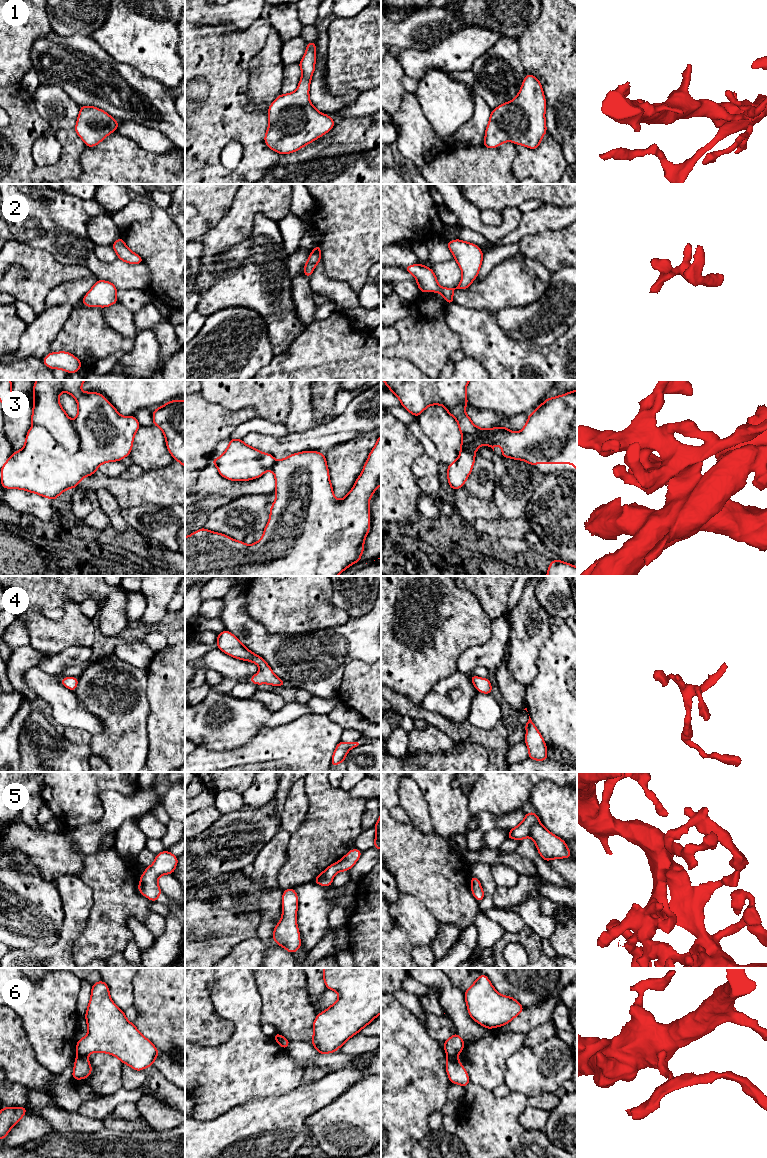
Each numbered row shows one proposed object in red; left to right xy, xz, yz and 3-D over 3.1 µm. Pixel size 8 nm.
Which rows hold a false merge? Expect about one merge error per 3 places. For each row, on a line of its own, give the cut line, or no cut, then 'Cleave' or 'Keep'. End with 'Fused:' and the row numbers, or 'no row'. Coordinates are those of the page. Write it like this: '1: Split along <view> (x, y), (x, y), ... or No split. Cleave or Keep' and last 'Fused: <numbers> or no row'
1: No split. Keep
2: No split. Keep
3: No split. Keep
4: No split. Keep
5: No split. Keep
6: Split along xy (77, 1055), (86, 1057). Cleave
Fused: 6

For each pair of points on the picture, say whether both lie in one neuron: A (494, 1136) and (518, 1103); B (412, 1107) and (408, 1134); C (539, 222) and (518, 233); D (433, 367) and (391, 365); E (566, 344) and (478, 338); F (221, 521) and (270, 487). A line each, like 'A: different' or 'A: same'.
A: same
B: same
C: same
D: different
E: same
F: different

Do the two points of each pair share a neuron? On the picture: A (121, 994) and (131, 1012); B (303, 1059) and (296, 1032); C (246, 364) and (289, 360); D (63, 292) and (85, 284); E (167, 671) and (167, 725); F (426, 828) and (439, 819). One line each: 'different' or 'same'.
A: different
B: different
C: different
D: same
E: same
F: different

